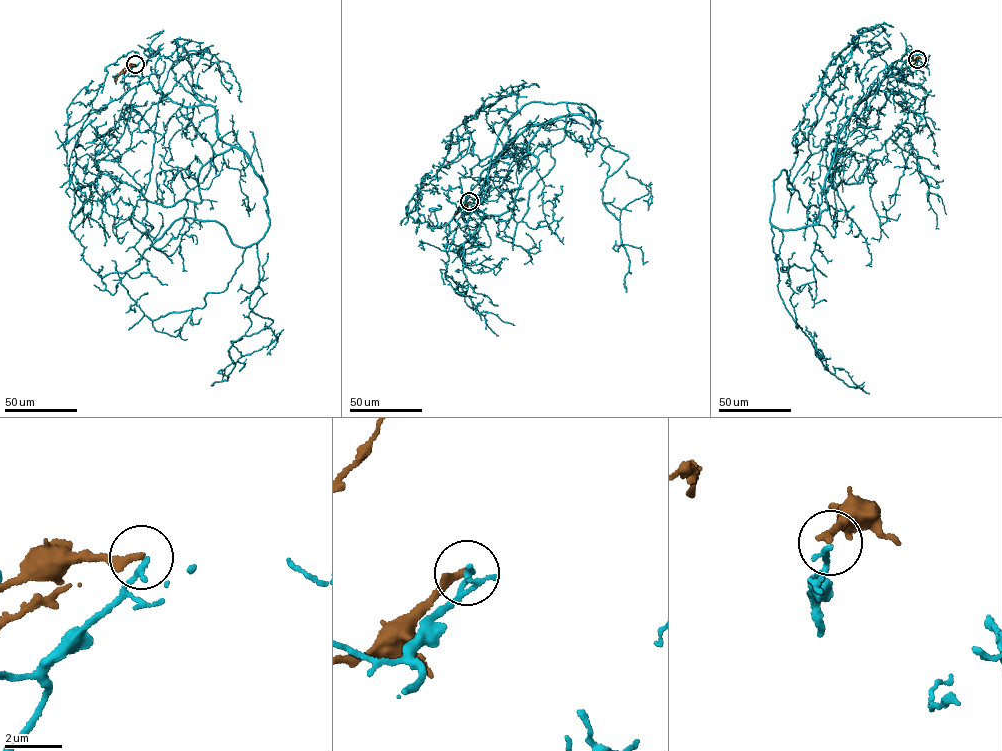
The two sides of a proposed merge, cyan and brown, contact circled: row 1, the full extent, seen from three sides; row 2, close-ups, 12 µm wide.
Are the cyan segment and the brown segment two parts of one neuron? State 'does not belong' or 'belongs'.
does not belong

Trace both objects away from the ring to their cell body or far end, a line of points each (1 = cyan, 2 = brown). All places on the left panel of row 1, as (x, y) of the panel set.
1: (135, 64), (129, 89), (212, 106), (246, 155), (257, 242), (183, 217), (94, 271), (64, 146), (101, 86)
2: (135, 64), (122, 71), (135, 65)

